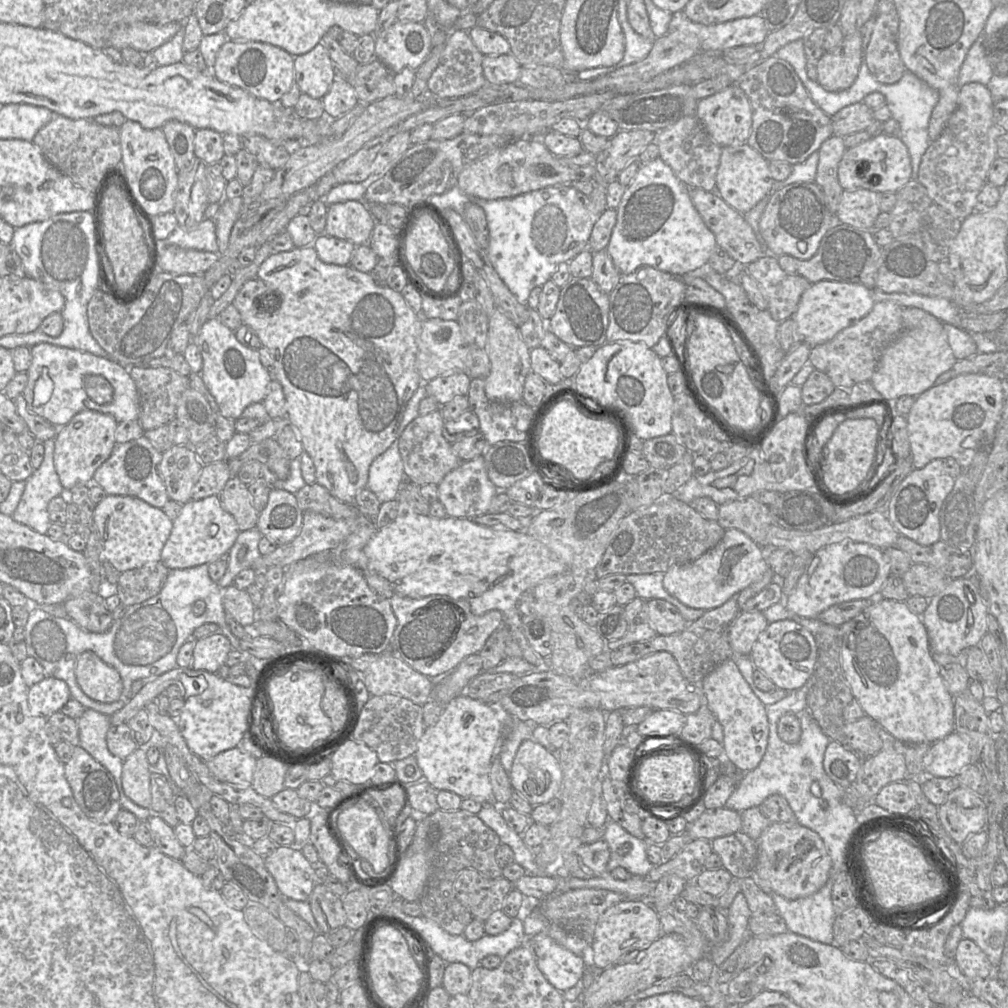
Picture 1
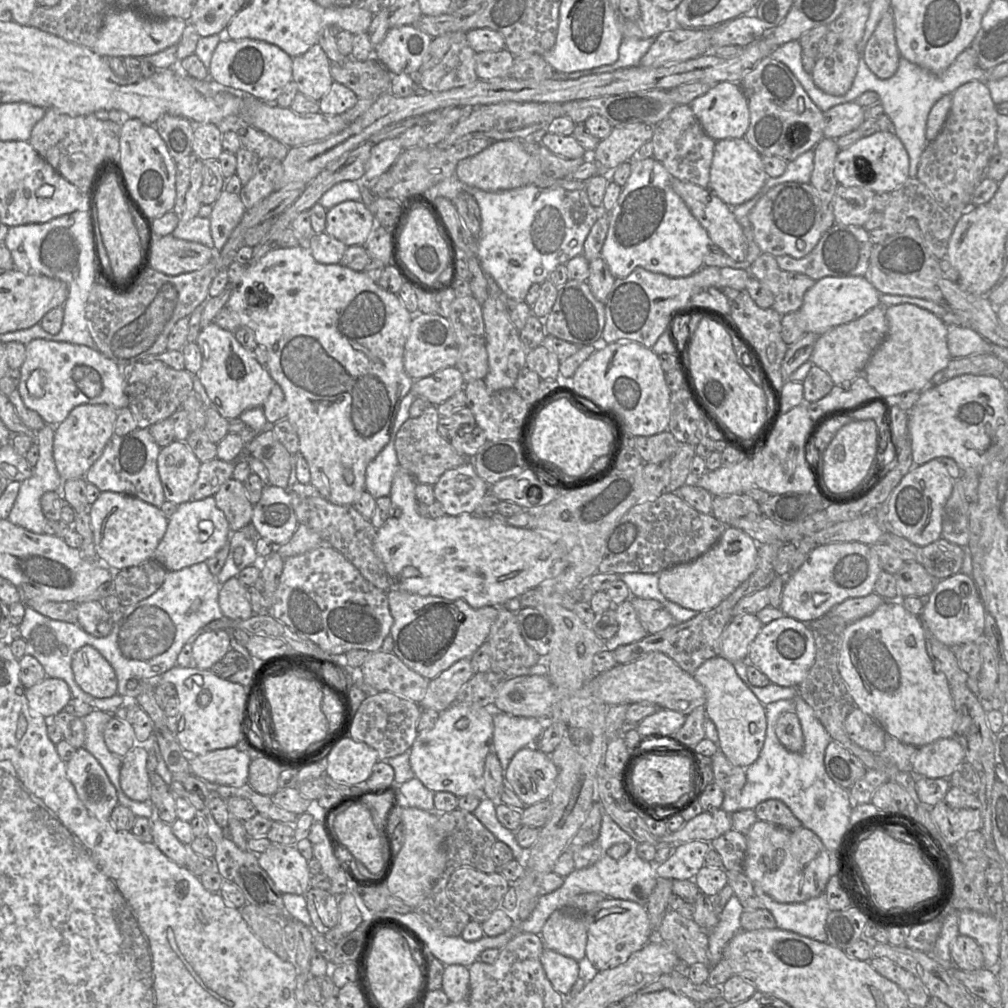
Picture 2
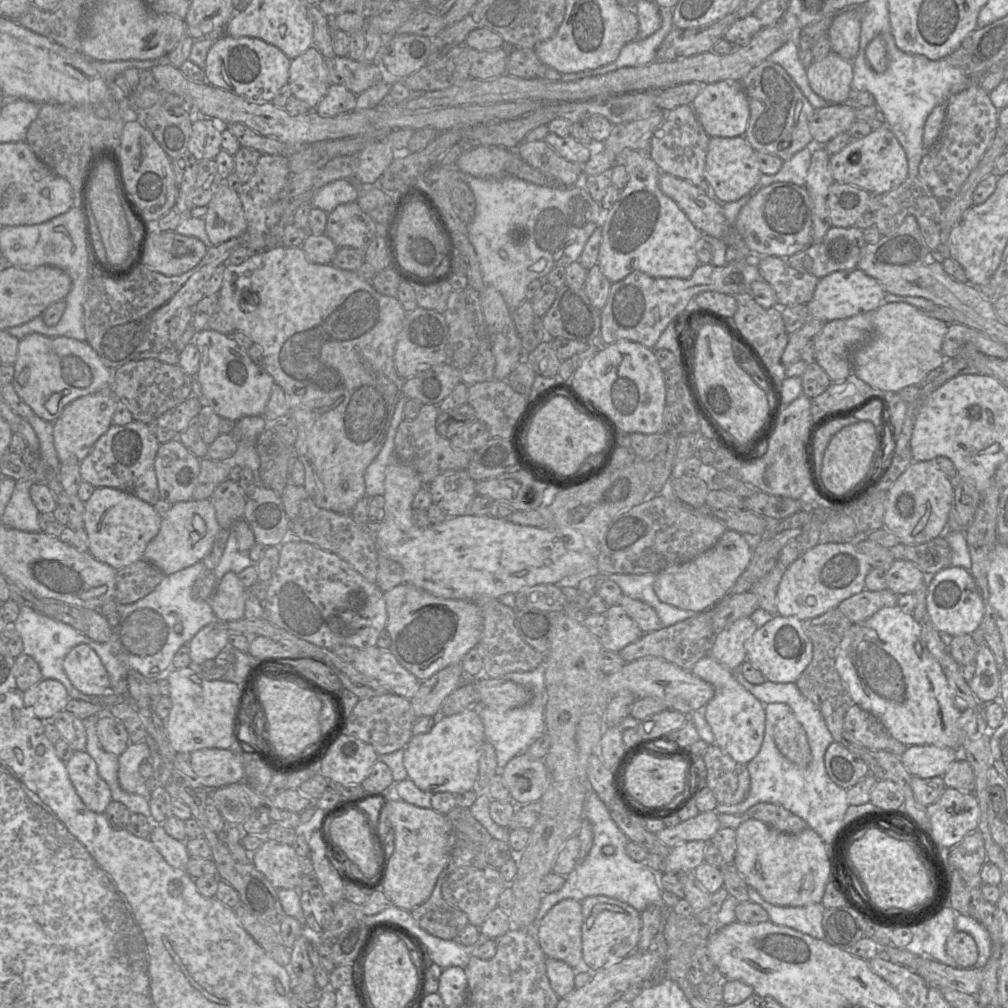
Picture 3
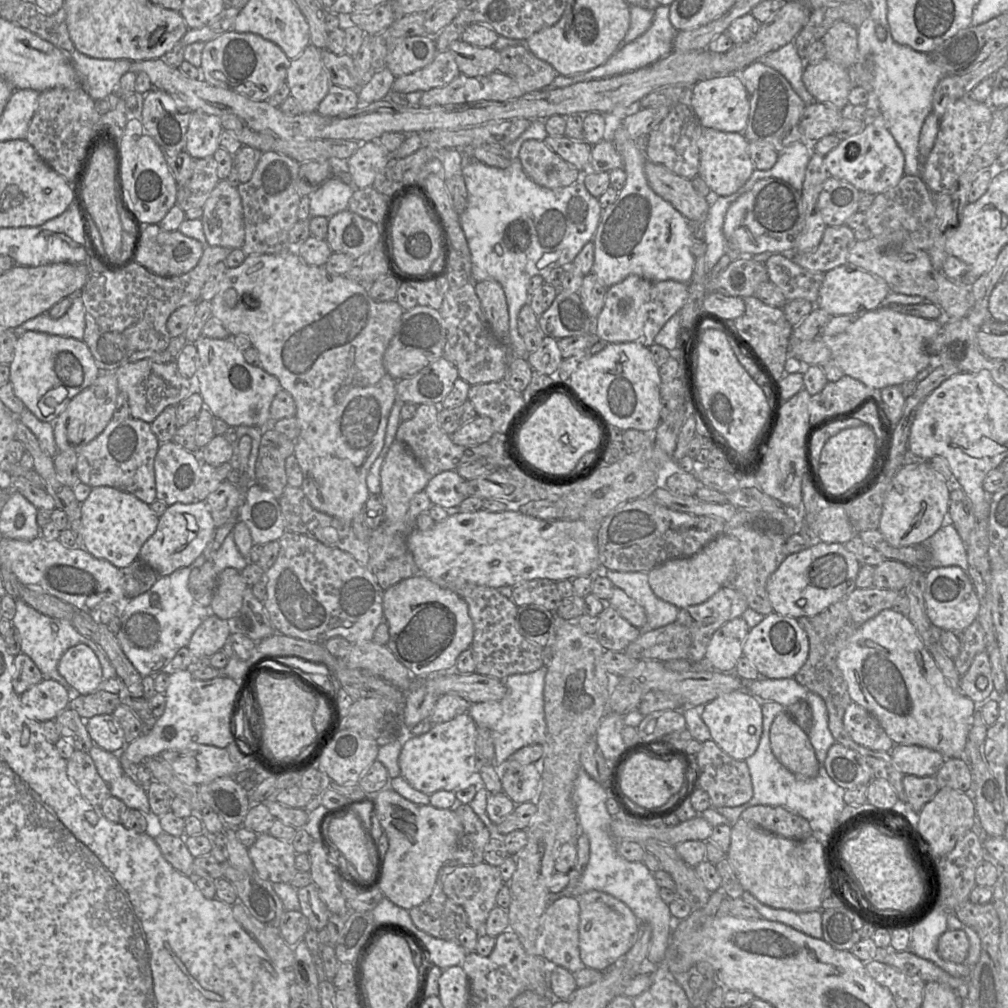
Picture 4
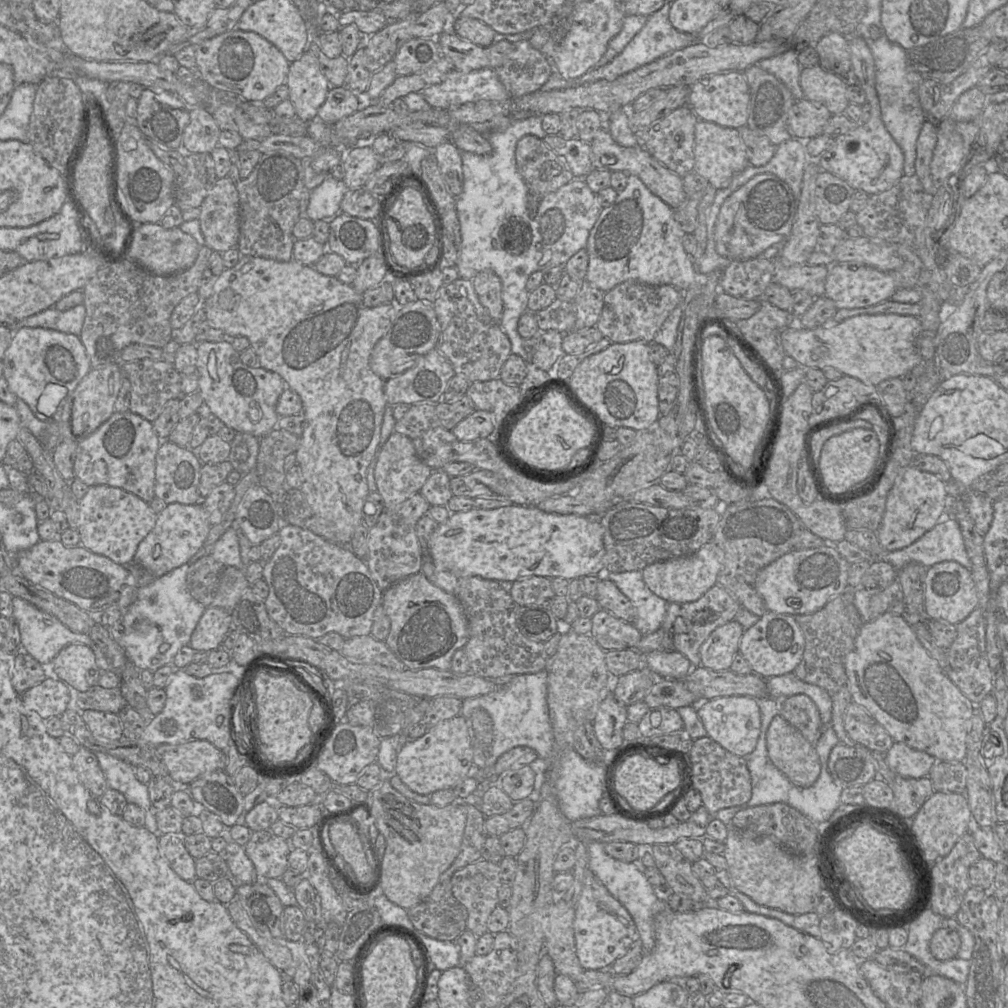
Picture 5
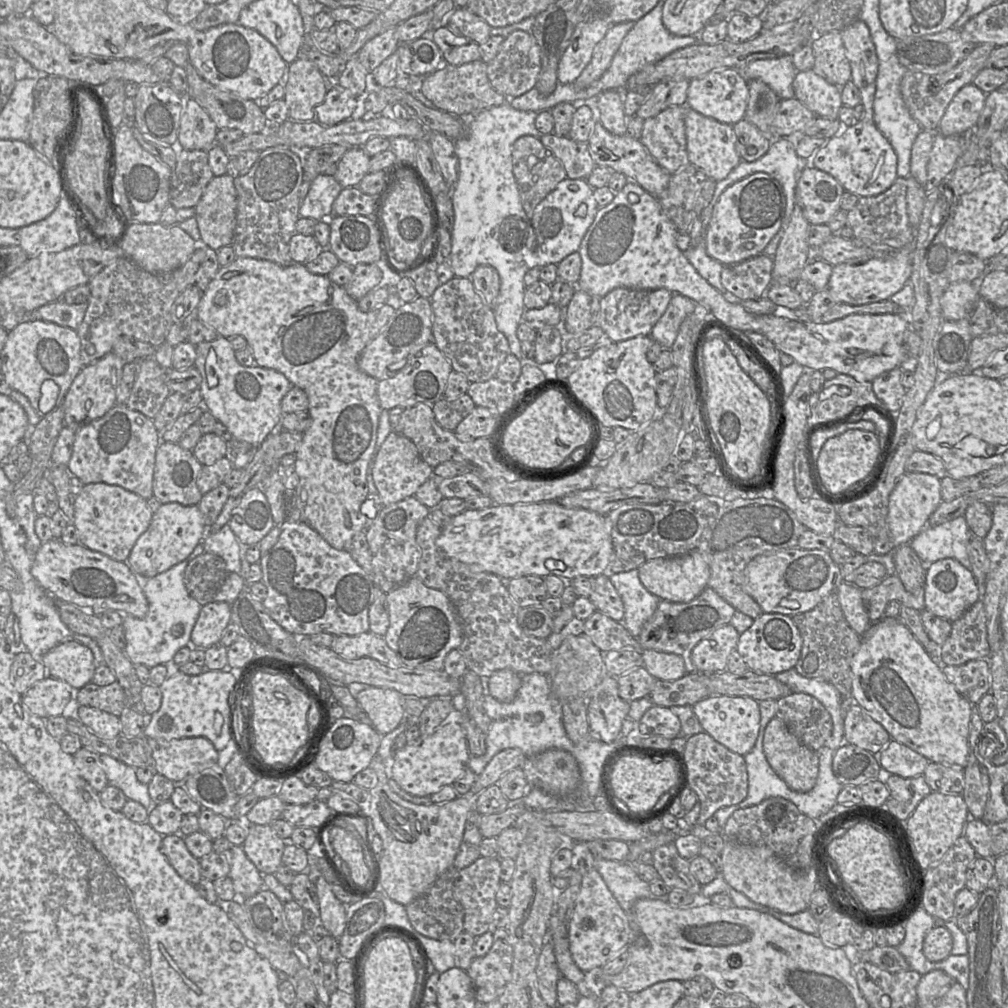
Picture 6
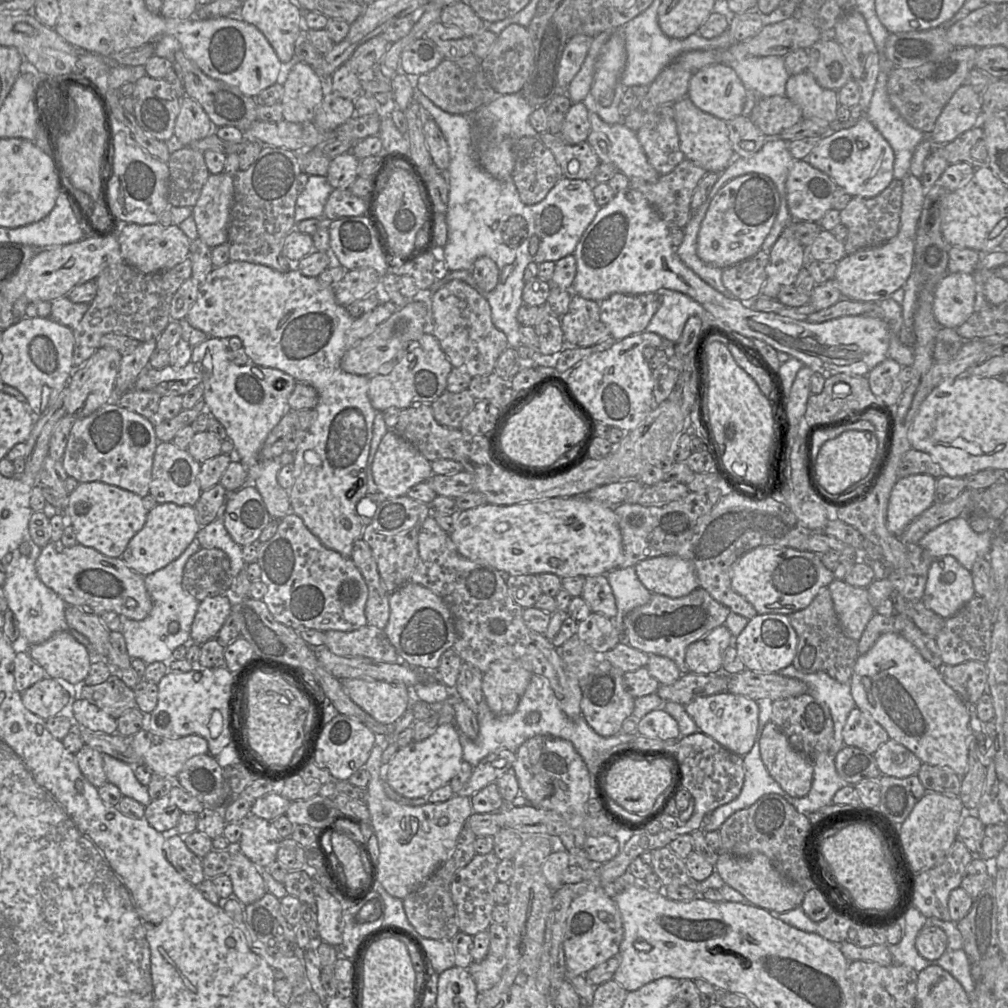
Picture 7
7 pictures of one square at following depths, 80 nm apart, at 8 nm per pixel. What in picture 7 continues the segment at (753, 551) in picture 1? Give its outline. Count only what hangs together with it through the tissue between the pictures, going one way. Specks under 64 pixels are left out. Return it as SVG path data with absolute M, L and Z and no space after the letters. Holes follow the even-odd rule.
M678 555L647 558L634 567L641 583L653 594L679 598L699 587L693 563Z

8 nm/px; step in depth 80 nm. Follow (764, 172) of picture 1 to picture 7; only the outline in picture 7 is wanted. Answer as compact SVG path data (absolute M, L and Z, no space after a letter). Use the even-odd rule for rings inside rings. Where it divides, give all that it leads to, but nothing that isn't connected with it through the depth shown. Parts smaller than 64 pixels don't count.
M687 96L676 101L672 106L674 108L680 149L685 158L707 172L722 173L735 158L729 139L727 122L703 112Z

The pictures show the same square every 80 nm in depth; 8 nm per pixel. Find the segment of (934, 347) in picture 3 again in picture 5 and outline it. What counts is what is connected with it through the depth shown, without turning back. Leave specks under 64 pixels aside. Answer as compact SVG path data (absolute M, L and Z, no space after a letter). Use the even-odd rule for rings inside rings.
M861 314L832 327L805 329L795 322L782 332L781 341L785 354L795 359L803 368L822 370L833 367L843 375L876 386L890 378L902 378L924 361L915 346L916 338L922 331L921 323L915 316Z

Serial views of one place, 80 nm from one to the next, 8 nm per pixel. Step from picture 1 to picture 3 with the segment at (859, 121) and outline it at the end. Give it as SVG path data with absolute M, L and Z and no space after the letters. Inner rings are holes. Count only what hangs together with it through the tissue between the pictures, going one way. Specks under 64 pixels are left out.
M849 102L843 104L829 104L815 109L809 130L815 145L825 145L832 138L841 133L847 133L855 118L856 108Z

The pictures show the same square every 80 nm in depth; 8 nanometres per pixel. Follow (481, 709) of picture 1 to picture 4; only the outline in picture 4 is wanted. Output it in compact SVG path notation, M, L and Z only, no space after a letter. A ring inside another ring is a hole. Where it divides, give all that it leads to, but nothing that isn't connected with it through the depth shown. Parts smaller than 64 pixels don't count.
M468 713L435 724L425 734L407 736L399 755L400 773L414 789L431 795L440 790L456 791L471 785L471 775L478 771L476 751L477 725Z

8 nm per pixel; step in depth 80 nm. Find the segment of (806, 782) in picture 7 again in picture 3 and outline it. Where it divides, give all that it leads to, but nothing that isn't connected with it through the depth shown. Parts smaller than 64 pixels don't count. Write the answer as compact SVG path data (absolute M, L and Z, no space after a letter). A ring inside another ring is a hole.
M790 711L774 726L775 744L781 754L798 767L806 767L812 759L804 728Z

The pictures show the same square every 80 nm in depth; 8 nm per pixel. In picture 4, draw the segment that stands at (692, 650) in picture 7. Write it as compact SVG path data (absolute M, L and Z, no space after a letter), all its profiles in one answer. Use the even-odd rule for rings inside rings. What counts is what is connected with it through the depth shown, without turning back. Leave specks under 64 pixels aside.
M742 617L728 621L712 635L705 659L714 670L734 672L738 660L743 656L743 644L750 628Z

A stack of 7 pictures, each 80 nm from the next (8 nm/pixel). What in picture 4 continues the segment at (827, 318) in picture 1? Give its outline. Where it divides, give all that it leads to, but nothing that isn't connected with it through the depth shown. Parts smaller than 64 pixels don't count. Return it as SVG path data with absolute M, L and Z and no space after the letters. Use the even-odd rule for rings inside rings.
M846 263L824 274L815 305L831 316L860 315L881 307L890 292L889 286L881 278Z

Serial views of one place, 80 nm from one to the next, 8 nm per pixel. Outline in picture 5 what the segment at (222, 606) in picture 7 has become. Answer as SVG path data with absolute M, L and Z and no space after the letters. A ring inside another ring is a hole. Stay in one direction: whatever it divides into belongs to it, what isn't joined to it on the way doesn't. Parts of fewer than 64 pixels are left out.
M208 606L196 625L189 642L194 651L209 652L221 646L231 627L231 614L220 607Z

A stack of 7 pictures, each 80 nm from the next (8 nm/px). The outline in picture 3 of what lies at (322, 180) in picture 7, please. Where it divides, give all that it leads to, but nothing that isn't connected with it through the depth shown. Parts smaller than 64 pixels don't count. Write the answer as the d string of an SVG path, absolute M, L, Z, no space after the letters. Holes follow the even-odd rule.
M340 179L319 189L314 194L311 205L330 213L338 205L356 202L357 198L357 189L347 179Z

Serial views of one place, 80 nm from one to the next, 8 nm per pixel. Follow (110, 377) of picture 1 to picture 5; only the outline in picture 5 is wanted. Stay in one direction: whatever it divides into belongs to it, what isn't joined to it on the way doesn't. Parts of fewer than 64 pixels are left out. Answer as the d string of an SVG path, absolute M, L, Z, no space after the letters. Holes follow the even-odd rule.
M41 327L15 330L2 362L9 389L44 422L54 420L57 408L65 405L68 396L92 369L78 336Z

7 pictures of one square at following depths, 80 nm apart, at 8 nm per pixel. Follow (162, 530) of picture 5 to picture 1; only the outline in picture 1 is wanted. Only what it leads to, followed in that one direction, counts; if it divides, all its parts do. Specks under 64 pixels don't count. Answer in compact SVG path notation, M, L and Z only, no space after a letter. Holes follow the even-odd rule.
M219 495L190 500L182 505L162 552L161 562L169 569L185 569L209 564L228 553L240 531L235 518L223 509Z

